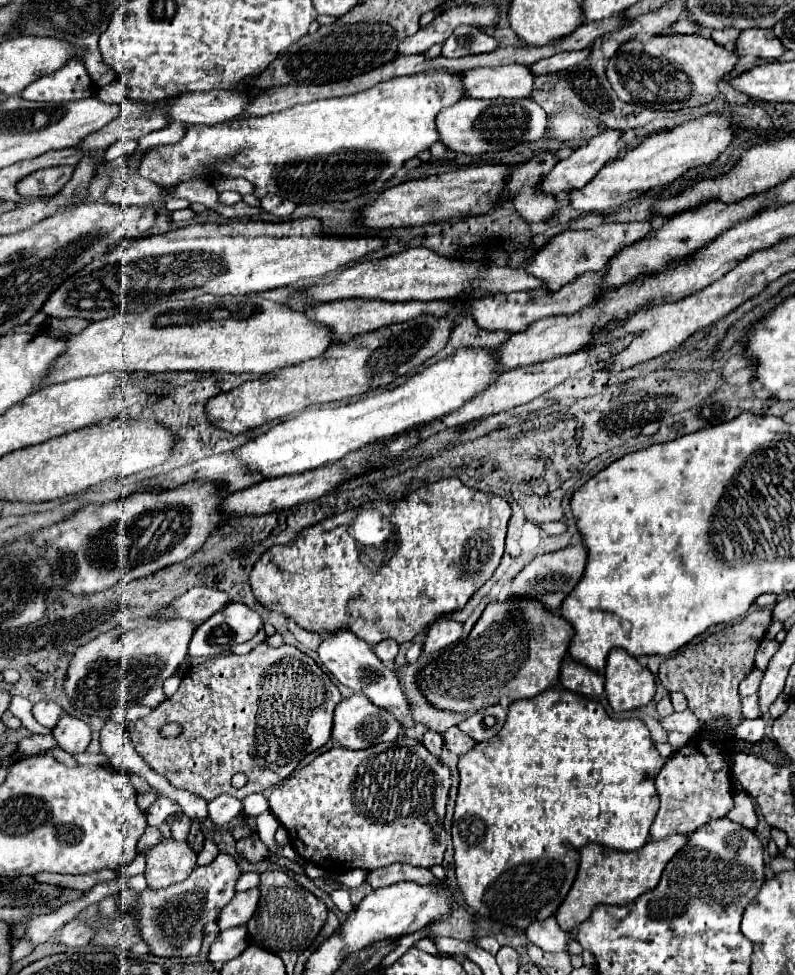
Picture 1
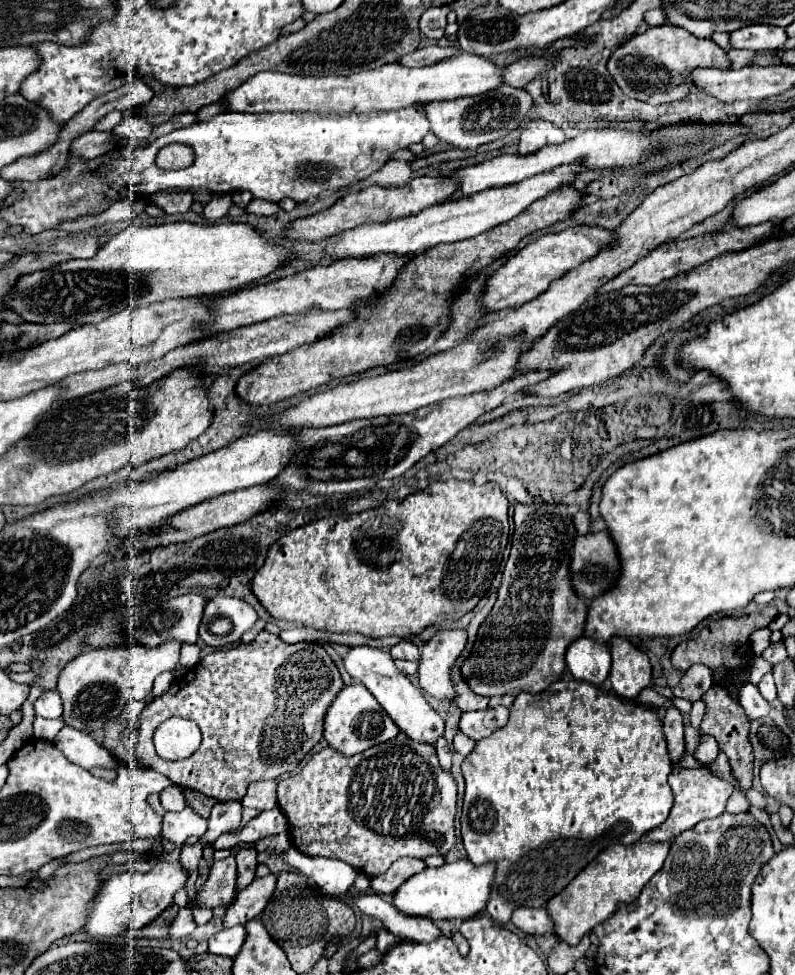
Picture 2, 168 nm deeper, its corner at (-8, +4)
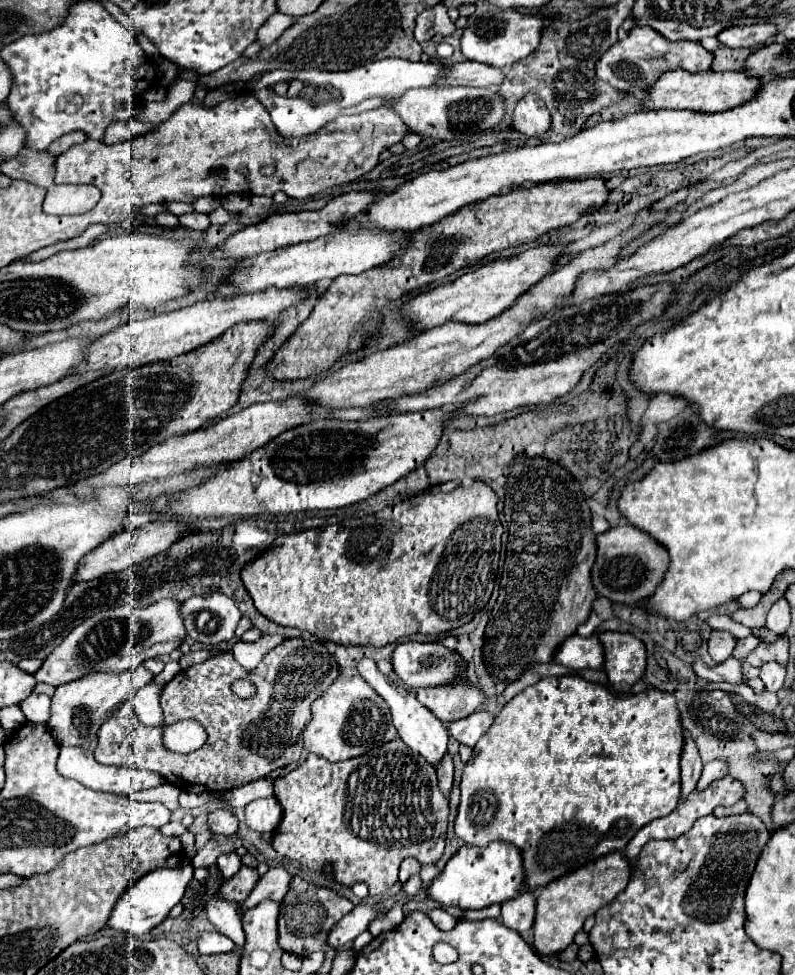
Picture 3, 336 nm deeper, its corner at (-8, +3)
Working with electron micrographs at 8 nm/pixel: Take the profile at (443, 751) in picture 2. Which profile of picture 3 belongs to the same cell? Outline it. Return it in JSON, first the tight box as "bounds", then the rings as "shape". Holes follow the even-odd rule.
{"bounds":[437,755,453,797],"shape":[[[445,755],[441,765],[437,767],[437,777],[439,777],[439,789],[447,797],[451,791],[451,785],[453,785],[453,761],[449,755]]]}

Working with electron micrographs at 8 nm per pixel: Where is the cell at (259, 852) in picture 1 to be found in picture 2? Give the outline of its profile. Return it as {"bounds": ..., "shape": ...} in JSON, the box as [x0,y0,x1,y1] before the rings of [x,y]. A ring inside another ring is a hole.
{"bounds":[237,846,257,890],"shape":[[[245,846],[237,852],[237,872],[239,872],[239,890],[249,886],[255,878],[255,868],[257,868],[257,850],[253,846]]]}

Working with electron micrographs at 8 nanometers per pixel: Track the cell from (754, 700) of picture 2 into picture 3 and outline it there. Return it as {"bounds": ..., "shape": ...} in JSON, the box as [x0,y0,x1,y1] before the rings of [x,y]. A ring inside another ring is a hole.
{"bounds":[693,657,747,685],"shape":[[[695,657],[693,669],[697,671],[699,677],[709,679],[709,681],[715,681],[715,683],[717,681],[727,681],[727,683],[735,683],[735,685],[747,683],[741,677],[741,661],[737,661],[737,659],[727,659],[725,663],[719,663],[715,667],[707,667],[701,657]]]}

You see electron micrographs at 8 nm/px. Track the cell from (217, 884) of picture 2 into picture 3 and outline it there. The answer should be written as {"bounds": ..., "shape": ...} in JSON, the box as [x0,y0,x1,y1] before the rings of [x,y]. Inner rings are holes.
{"bounds":[217,851,241,879],"shape":[[[235,851],[223,853],[223,855],[219,855],[219,859],[217,859],[217,867],[219,867],[219,871],[223,873],[223,877],[229,879],[229,877],[233,877],[233,875],[241,869],[241,857],[239,857]]]}

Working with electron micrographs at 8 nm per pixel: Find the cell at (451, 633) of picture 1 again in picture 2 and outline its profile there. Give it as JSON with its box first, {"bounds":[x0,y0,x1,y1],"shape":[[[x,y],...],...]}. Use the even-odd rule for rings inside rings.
{"bounds":[419,628,467,700],"shape":[[[441,628],[421,648],[419,682],[425,692],[439,700],[453,700],[449,668],[467,644],[465,628]]]}

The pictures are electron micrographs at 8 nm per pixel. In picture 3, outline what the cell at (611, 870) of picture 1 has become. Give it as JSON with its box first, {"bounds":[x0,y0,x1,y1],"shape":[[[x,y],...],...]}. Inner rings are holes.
{"bounds":[533,851,631,955],"shape":[[[615,851],[539,889],[537,891],[537,913],[535,913],[535,923],[533,923],[533,947],[537,949],[537,953],[555,955],[567,949],[573,943],[575,933],[581,931],[585,919],[597,913],[603,905],[611,903],[615,895],[627,887],[629,875],[631,875],[631,863],[627,861],[623,853]]]}

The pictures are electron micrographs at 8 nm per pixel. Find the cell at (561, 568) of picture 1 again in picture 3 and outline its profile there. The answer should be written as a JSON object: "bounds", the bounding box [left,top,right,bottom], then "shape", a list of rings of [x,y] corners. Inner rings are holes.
{"bounds":[593,523,669,605],"shape":[[[625,523],[619,527],[613,527],[601,535],[597,535],[597,561],[593,565],[593,585],[599,595],[625,605],[637,605],[645,599],[649,599],[651,593],[659,587],[667,573],[669,557],[667,549],[659,545],[659,541],[647,537],[641,529],[635,529],[633,525]]]}

